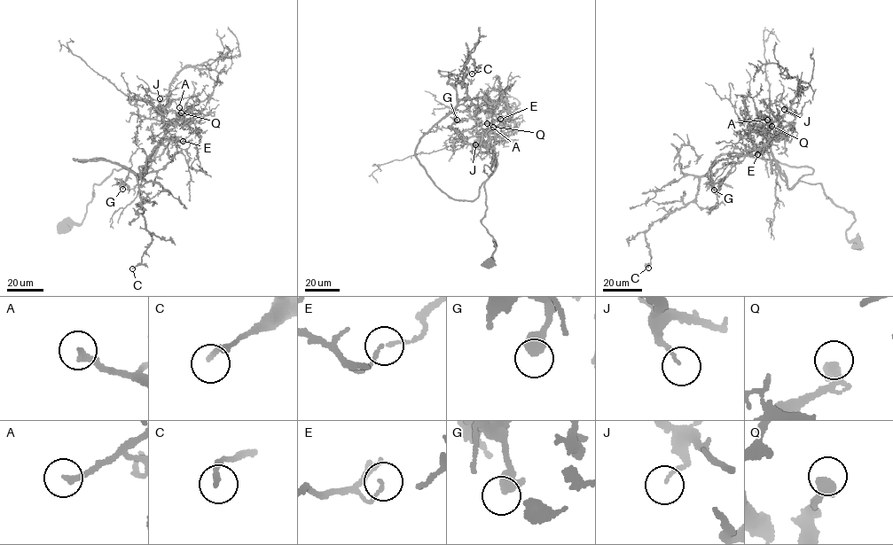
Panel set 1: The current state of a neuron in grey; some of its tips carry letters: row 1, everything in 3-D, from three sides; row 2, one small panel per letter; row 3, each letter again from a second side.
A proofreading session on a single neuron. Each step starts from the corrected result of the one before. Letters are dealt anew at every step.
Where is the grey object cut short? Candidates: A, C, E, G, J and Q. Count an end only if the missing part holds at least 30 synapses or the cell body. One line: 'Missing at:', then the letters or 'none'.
Missing at: A, Q

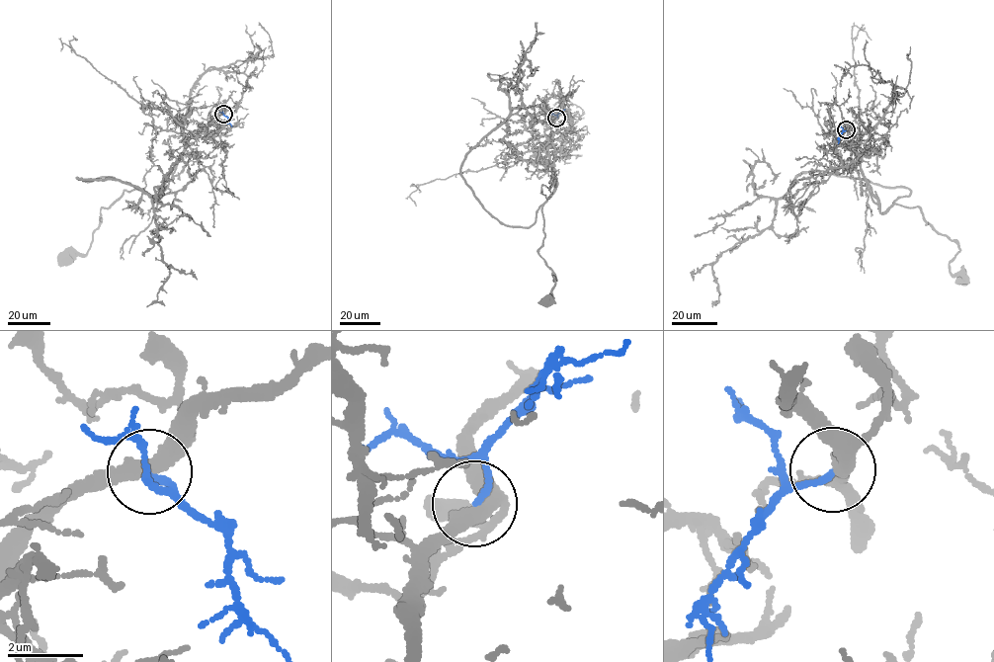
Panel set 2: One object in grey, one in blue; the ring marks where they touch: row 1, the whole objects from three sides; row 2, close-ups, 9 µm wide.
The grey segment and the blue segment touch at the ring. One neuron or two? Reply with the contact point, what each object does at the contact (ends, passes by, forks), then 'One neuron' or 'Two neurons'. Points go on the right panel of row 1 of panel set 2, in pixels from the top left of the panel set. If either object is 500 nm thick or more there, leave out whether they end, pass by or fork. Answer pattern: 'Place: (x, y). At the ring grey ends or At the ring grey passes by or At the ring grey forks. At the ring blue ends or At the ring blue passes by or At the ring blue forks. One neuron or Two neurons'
Place: (846, 129). At the ring grey passes by. At the ring blue ends. One neuron

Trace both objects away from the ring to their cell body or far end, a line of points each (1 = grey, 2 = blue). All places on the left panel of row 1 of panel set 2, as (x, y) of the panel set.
1: (223, 114), (189, 139), (158, 194), (125, 190), (121, 198), (102, 207), (102, 221), (88, 251), (64, 259)
2: (223, 114), (231, 126)

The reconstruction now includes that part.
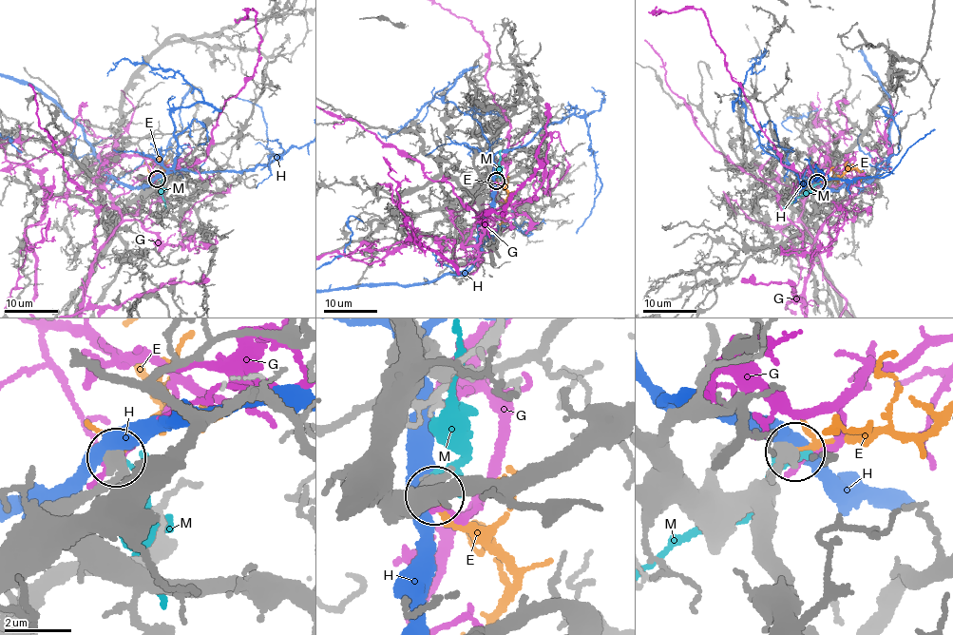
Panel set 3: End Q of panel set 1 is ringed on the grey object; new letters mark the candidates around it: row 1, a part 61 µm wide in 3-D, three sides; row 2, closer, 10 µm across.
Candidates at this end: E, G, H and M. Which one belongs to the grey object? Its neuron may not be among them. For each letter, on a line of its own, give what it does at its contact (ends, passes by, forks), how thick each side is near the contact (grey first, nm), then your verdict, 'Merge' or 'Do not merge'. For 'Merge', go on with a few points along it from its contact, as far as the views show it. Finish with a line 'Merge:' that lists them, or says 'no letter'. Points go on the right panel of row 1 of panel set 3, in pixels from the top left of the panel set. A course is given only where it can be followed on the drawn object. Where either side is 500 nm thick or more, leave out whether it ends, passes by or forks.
E: It passes by. Thickness 320 nm (grey) against 160 nm. Merge. Its course: (817, 182), (838, 180), (853, 168), (861, 176), (860, 181)
G: It ends there. Thickness 320 nm (grey) against 190 nm. Do not merge
H: It passes by. Thickness 320 nm (grey) against 480 nm. Do not merge
M: It passes by. Thickness 480 nm (grey) against 190 nm. Do not merge
Merge: E

